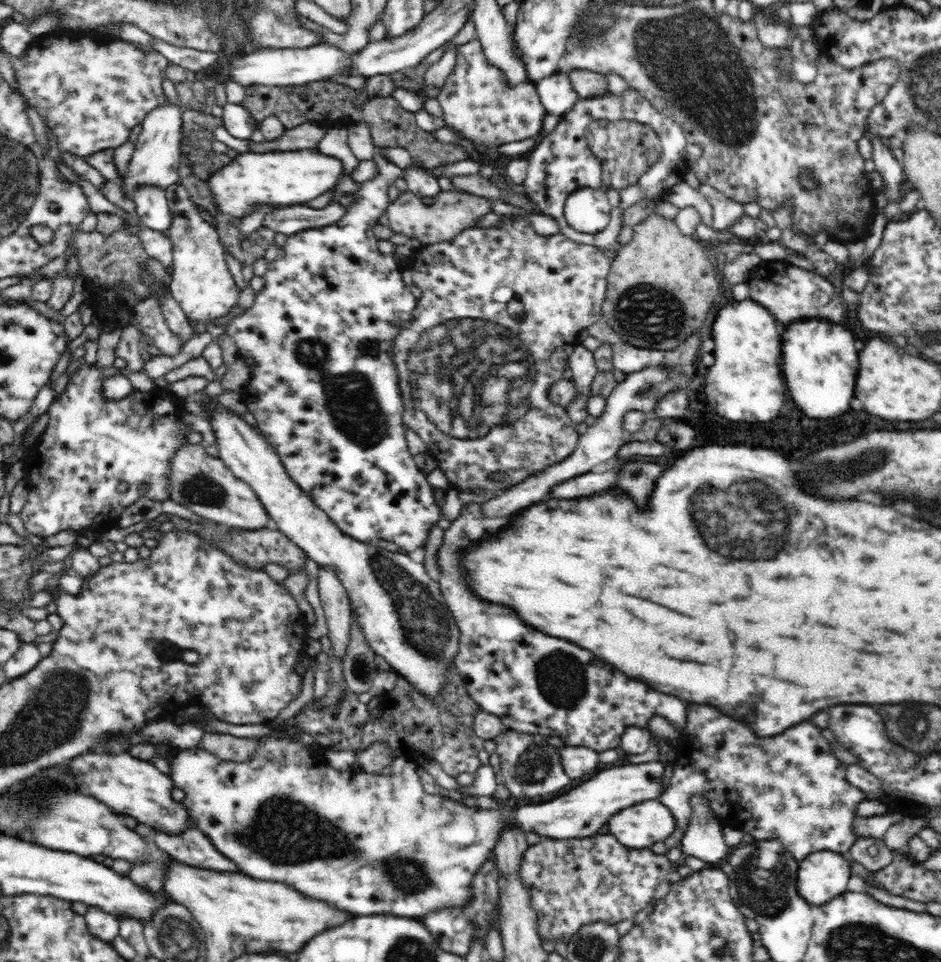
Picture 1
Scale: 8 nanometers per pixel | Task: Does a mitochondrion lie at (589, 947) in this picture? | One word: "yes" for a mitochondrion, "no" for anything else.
yes

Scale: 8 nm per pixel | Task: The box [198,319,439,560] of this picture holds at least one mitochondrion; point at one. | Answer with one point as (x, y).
(376, 429)

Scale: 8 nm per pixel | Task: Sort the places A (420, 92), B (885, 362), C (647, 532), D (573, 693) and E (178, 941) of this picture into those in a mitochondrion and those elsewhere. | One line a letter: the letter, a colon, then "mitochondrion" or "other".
A: other
B: other
C: other
D: mitochondrion
E: mitochondrion

